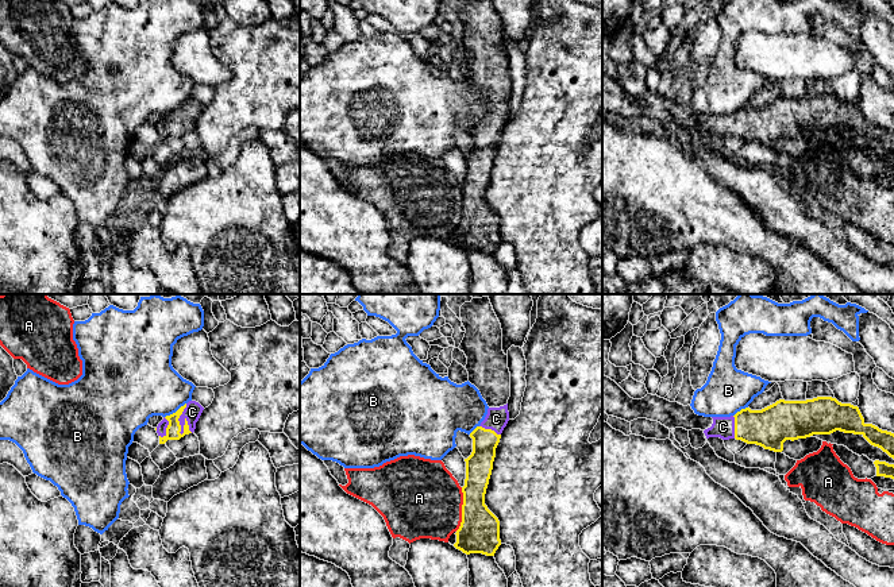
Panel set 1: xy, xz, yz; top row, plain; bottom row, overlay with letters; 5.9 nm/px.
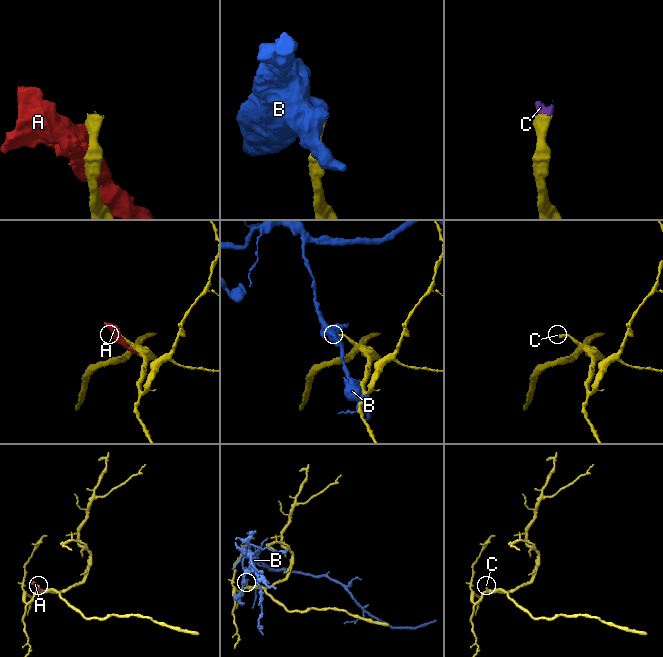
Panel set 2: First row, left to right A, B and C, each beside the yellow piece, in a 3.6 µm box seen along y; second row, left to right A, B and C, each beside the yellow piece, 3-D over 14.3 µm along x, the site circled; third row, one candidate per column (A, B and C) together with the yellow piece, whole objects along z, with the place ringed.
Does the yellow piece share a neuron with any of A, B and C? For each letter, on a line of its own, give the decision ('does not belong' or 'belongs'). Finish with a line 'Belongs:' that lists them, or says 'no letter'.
A: does not belong
B: does not belong
C: belongs
Belongs: C

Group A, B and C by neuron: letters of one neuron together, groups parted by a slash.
A / B / C

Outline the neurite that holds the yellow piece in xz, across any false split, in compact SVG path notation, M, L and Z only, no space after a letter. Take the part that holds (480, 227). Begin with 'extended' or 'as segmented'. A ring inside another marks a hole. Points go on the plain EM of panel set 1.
extended; M465 0L461 4L461 16L466 27L459 47L467 55L466 67L469 80L474 82L489 107L485 117L477 124L470 135L473 136L473 150L465 157L466 177L462 185L462 220L456 228L456 240L454 244L466 252L482 251L494 254L501 243L500 219L485 202L485 192L493 167L496 146L501 131L509 119L508 97L510 94L510 70L508 66L508 53L502 49L502 27L490 0Z

